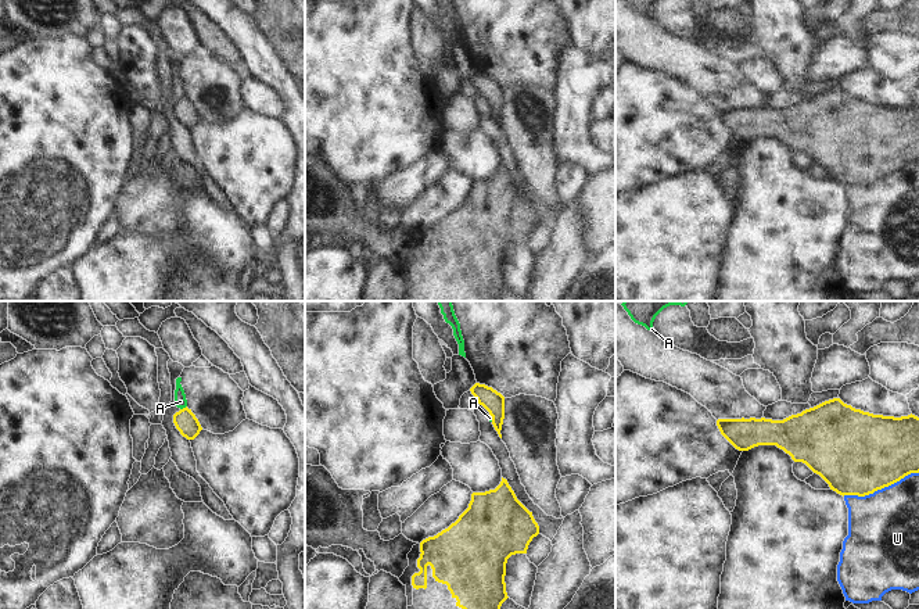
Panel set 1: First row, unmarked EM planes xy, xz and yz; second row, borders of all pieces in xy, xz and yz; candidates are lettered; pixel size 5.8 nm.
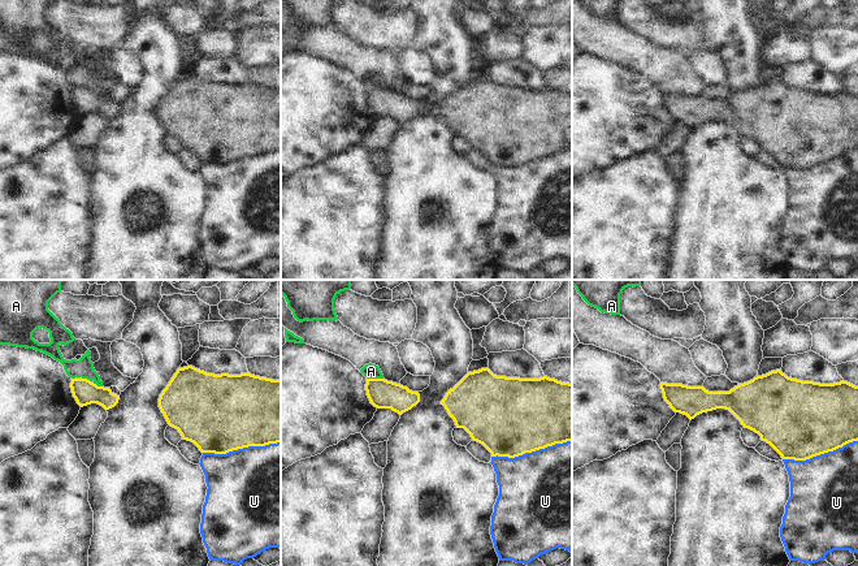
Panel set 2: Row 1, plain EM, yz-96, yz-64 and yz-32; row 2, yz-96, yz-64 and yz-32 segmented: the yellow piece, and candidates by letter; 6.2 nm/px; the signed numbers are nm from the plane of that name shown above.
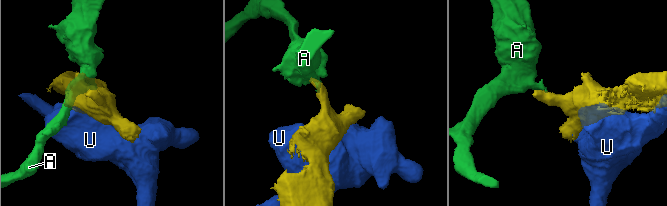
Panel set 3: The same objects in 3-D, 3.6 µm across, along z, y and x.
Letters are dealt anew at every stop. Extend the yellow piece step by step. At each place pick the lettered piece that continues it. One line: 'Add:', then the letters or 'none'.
Add: none

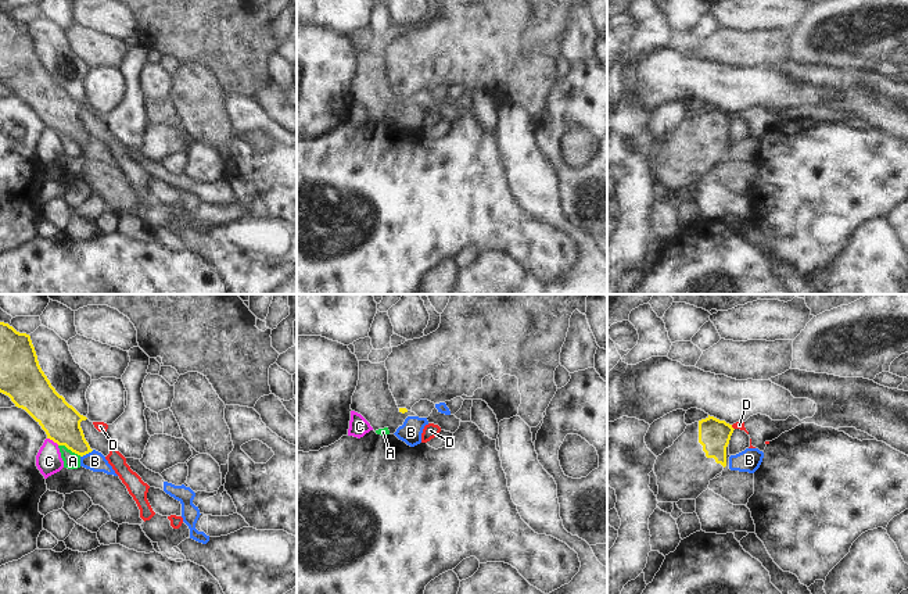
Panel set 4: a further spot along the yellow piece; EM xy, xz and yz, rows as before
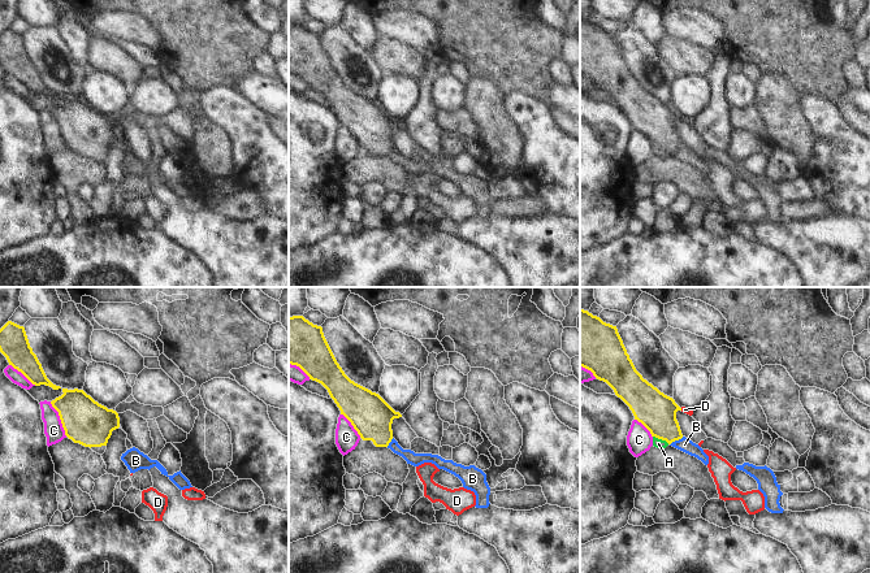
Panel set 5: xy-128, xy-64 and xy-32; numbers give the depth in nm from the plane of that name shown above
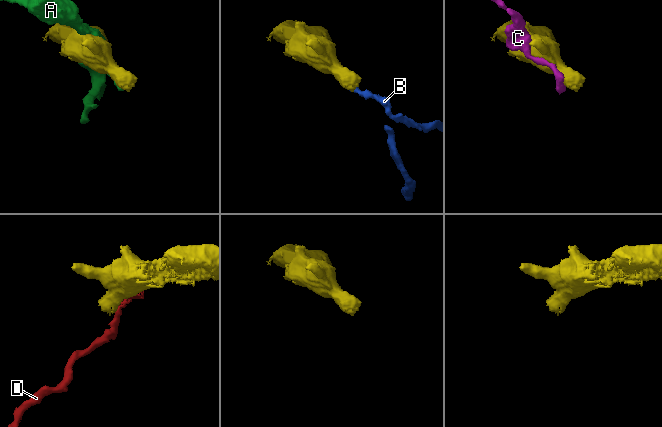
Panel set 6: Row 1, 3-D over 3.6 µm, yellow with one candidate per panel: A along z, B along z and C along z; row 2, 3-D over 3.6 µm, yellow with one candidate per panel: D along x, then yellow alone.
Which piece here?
Add: none

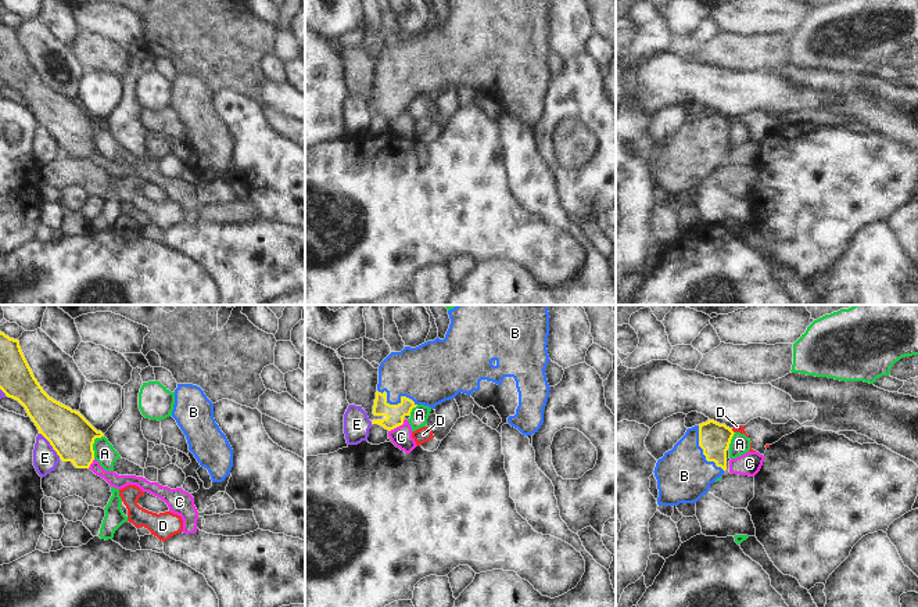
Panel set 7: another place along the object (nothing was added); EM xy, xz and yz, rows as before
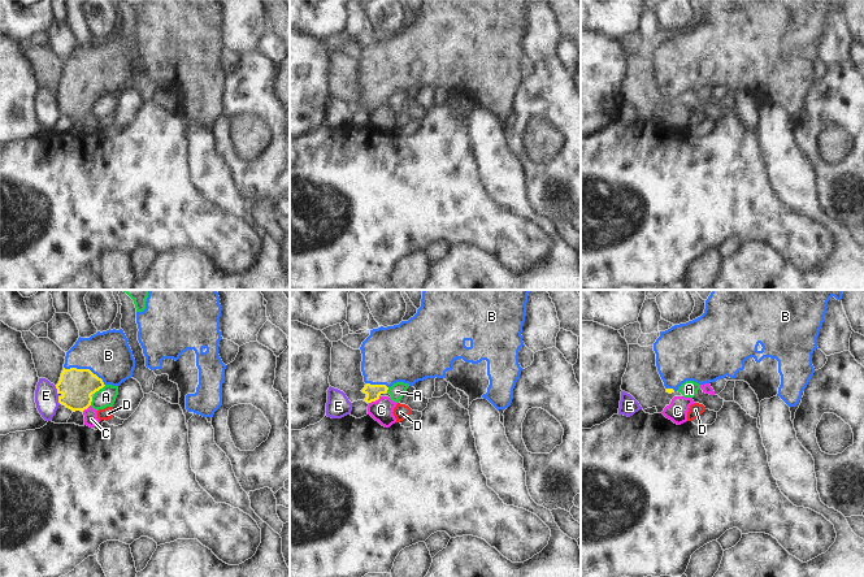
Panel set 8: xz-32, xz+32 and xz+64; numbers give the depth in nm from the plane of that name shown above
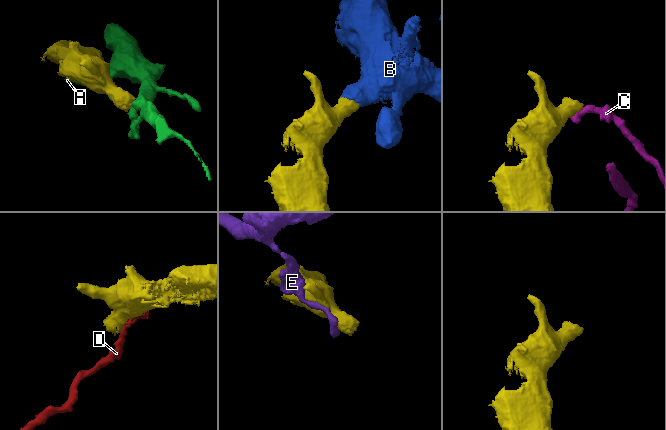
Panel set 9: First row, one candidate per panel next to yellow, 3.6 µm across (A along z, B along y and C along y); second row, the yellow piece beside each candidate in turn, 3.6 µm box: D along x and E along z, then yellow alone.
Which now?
Add: B

